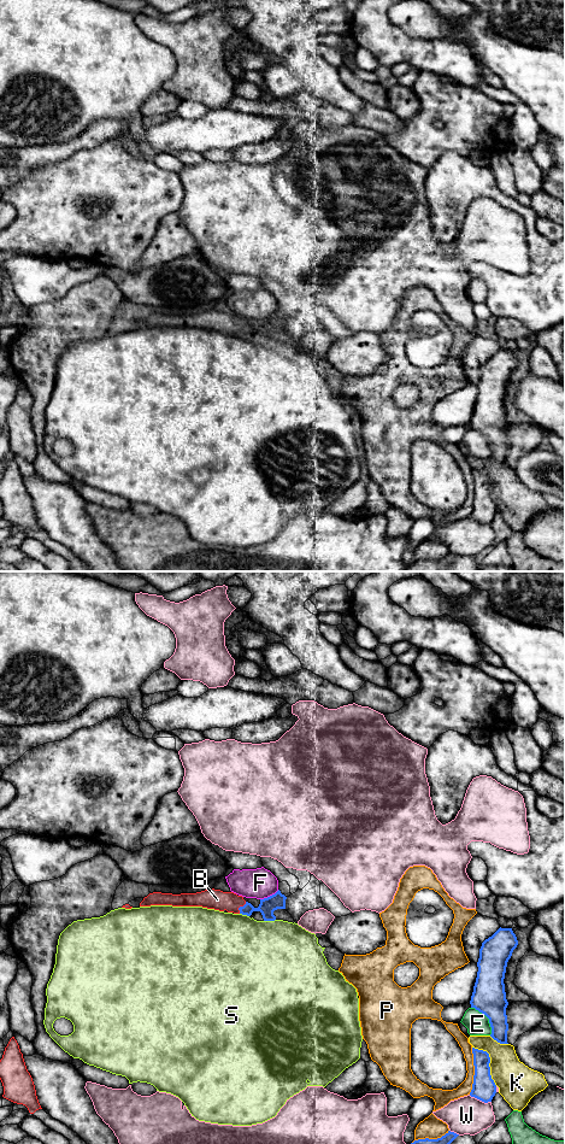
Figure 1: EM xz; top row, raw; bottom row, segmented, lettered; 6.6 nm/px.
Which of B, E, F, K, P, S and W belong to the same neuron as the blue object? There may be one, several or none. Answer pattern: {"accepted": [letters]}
{"accepted": ["B"]}

